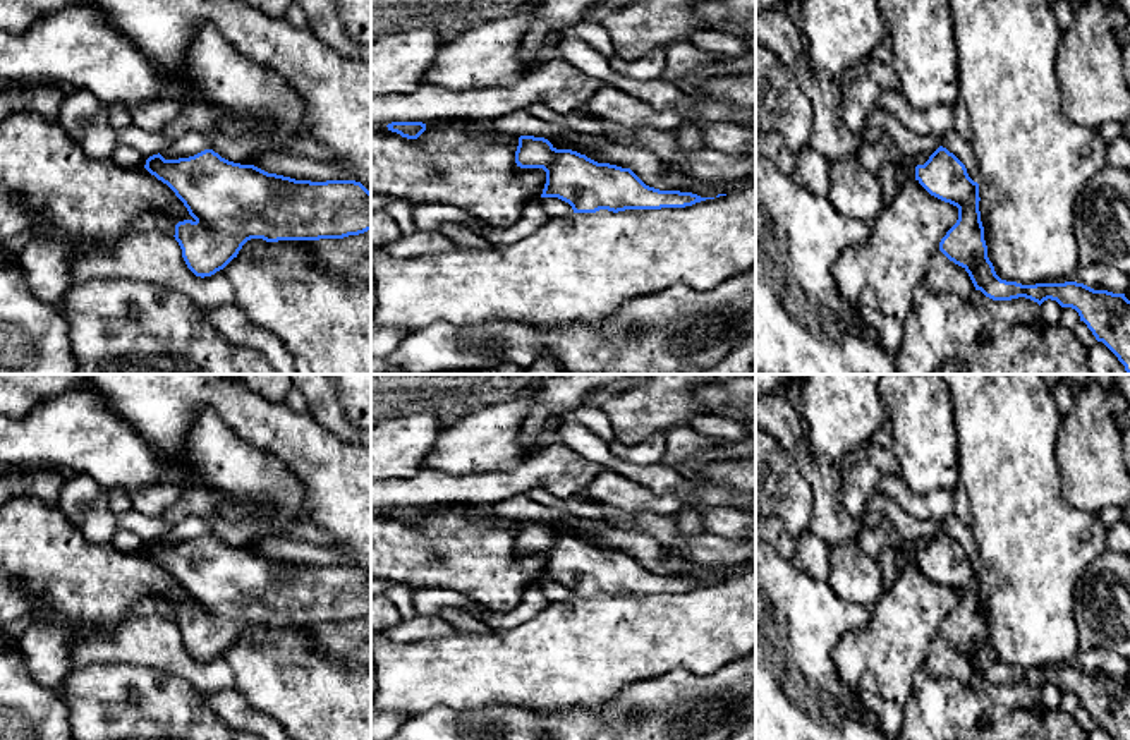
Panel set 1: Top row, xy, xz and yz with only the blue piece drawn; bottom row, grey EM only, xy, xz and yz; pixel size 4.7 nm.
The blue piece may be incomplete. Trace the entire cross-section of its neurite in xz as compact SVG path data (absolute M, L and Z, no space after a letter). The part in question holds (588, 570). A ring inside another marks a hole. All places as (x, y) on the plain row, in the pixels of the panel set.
M520 520L515 536L520 553L543 553L541 589L548 603L570 597L685 592L714 584L692 577L646 570L630 553L598 548L572 534L556 534L548 524Z

